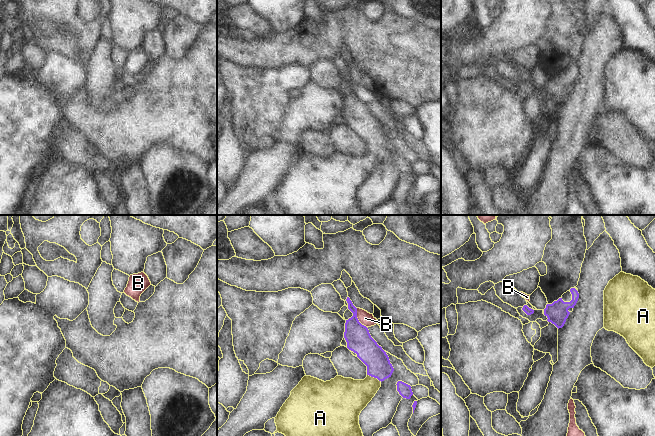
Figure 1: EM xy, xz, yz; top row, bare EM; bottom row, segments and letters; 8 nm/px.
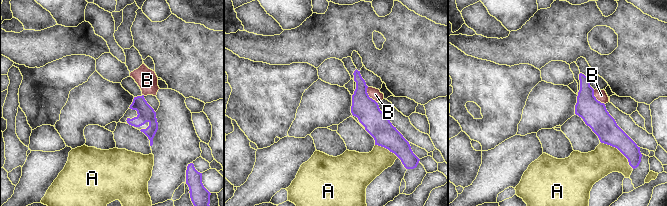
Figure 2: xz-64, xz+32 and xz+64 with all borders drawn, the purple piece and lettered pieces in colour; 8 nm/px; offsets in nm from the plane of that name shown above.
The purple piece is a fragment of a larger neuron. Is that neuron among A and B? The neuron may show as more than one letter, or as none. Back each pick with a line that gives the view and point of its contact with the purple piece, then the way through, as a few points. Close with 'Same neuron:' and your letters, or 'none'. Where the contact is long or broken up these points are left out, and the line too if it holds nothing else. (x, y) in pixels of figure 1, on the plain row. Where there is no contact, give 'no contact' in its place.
Same neuron: none

